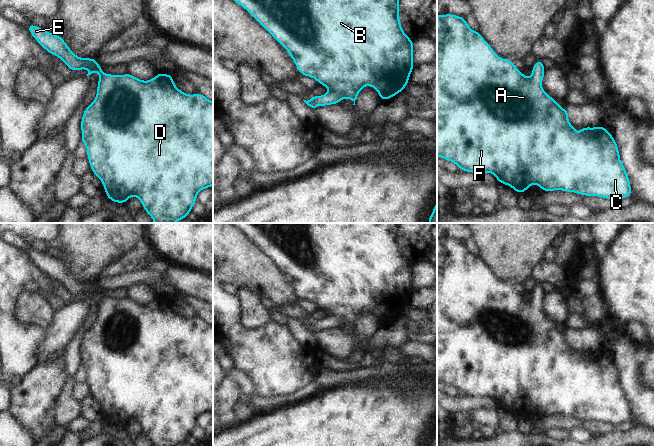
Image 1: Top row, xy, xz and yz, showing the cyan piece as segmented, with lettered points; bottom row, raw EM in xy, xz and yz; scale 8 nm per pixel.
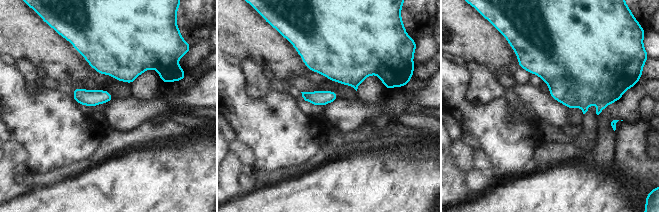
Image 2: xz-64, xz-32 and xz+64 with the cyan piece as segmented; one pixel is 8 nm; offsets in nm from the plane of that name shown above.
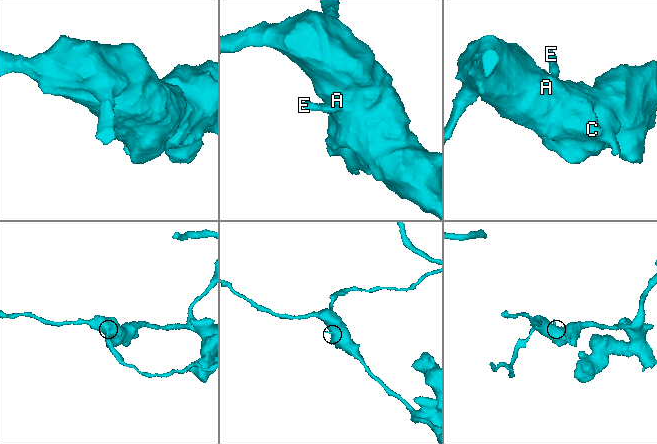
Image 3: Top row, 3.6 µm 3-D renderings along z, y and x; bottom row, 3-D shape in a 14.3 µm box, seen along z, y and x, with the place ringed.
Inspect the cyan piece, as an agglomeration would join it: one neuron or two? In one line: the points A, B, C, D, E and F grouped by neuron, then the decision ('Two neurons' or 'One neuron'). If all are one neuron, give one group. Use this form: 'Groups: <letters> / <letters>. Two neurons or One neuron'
Groups: A B C D E F. One neuron

